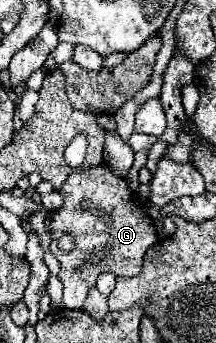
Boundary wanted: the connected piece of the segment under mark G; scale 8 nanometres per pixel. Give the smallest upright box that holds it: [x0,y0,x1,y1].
[49,164,157,310]

